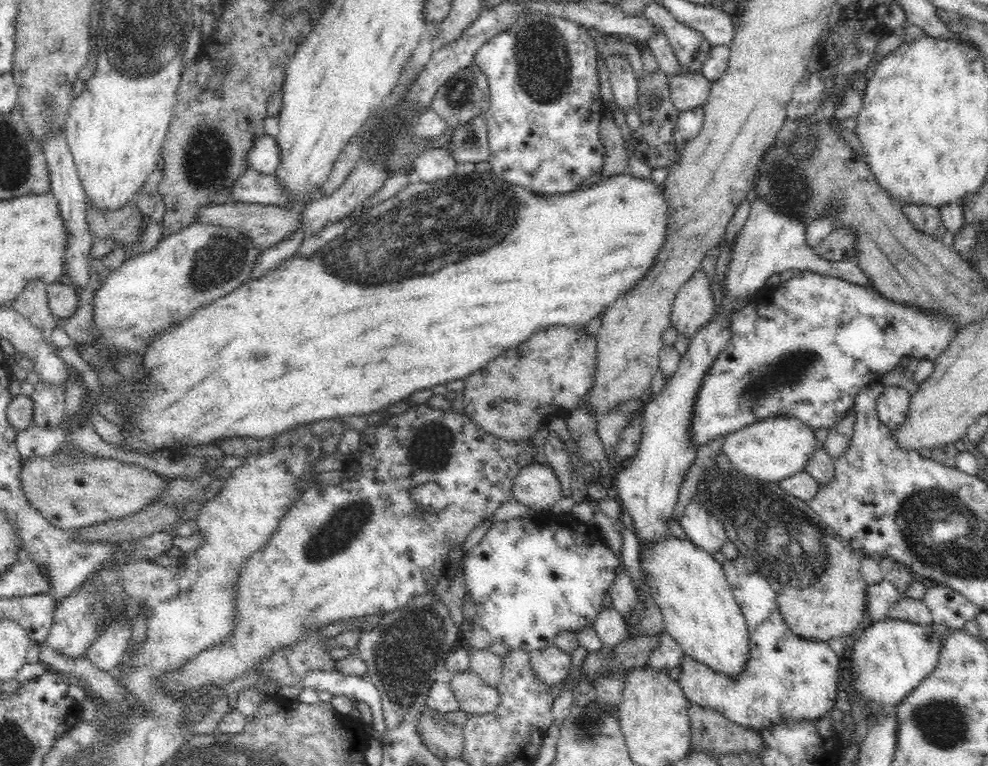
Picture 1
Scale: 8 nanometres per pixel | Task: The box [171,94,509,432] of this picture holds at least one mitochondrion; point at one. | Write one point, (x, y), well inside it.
(206, 160)

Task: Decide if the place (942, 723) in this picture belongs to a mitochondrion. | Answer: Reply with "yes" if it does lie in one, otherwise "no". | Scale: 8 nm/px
yes

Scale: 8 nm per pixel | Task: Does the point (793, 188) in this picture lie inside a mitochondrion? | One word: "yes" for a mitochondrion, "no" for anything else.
yes

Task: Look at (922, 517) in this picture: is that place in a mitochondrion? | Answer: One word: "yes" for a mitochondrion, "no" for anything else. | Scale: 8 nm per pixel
yes

